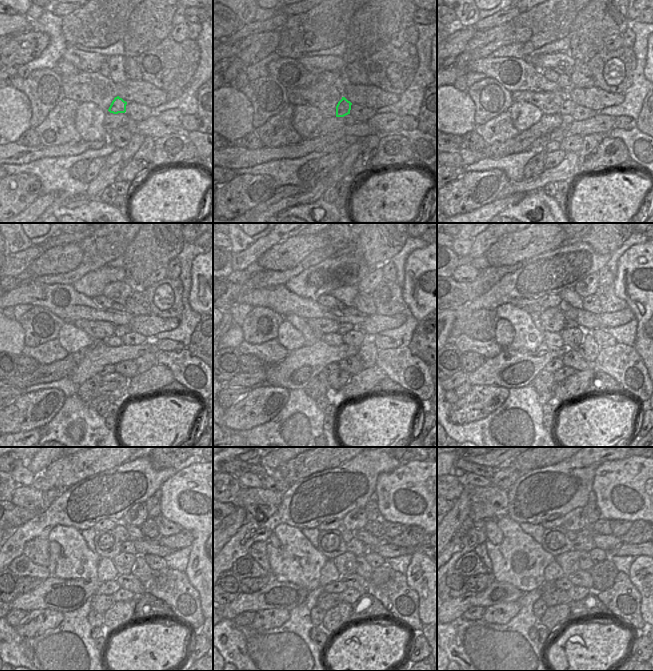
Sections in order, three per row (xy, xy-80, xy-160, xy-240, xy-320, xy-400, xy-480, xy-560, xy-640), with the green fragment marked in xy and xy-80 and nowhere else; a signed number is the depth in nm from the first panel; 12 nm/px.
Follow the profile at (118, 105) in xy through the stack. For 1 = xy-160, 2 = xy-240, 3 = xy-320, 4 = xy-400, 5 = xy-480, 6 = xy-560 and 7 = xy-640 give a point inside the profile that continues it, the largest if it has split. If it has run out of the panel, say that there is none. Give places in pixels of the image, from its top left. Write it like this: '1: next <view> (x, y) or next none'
1: next xy-160 (567, 107)
2: next xy-240 (120, 331)
3: next xy-320 (344, 329)
4: next xy-400 (568, 324)
5: next xy-480 (126, 547)
6: next xy-560 (355, 546)
7: next xy-640 (584, 542)

